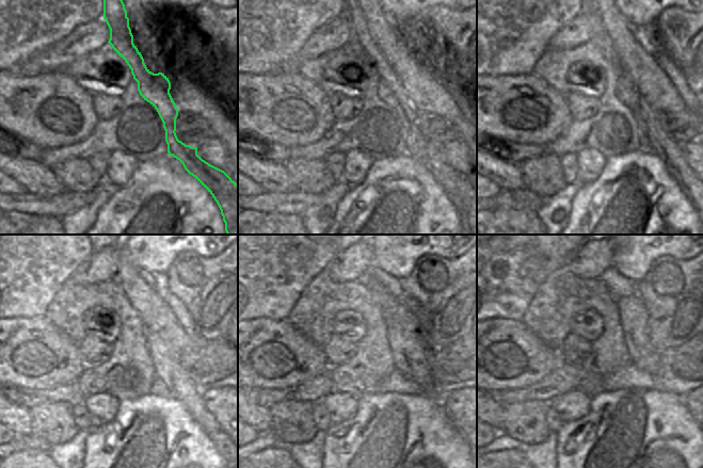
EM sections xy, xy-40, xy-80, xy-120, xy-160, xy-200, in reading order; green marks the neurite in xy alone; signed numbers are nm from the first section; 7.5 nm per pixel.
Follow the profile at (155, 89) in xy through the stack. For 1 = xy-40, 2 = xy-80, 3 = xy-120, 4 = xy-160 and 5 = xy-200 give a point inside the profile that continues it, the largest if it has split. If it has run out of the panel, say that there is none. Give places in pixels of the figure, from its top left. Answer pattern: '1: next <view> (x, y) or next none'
1: next xy-40 (390, 90)
2: next xy-80 (655, 140)
3: next xy-120 (177, 380)
4: next xy-160 (419, 373)
5: next xy-200 (659, 368)

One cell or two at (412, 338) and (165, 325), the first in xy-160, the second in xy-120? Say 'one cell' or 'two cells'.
one cell

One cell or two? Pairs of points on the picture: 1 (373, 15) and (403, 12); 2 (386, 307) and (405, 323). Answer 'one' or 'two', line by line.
1: two
2: two

